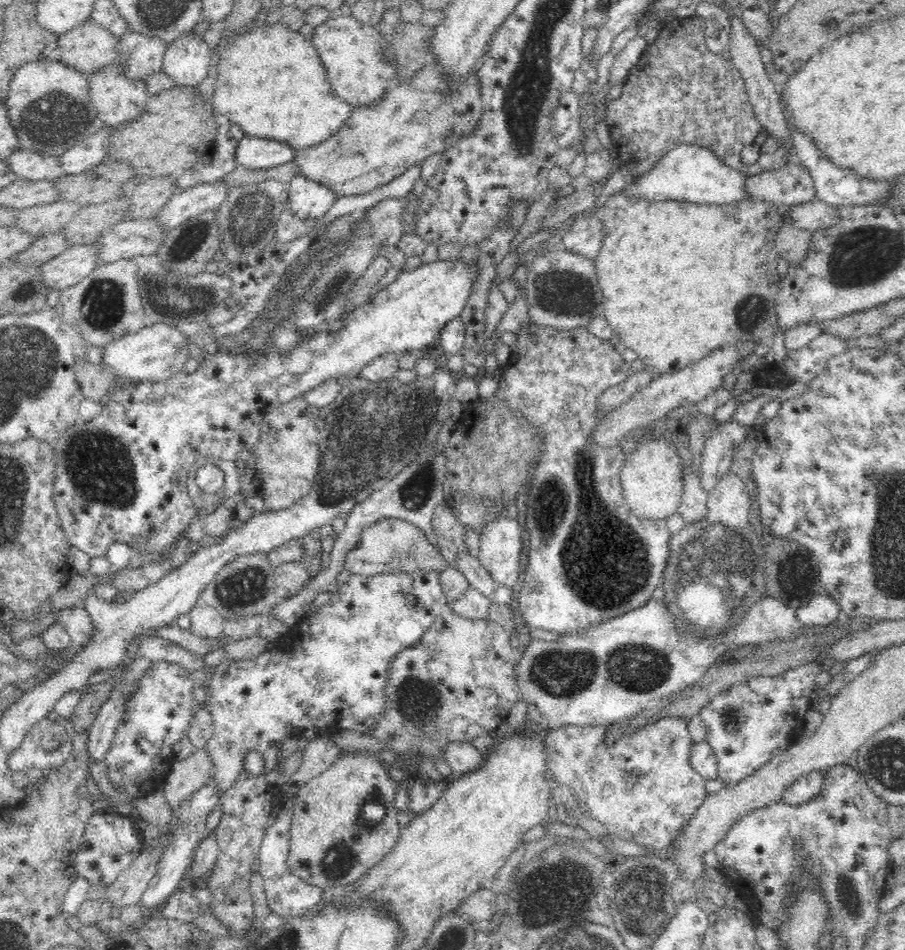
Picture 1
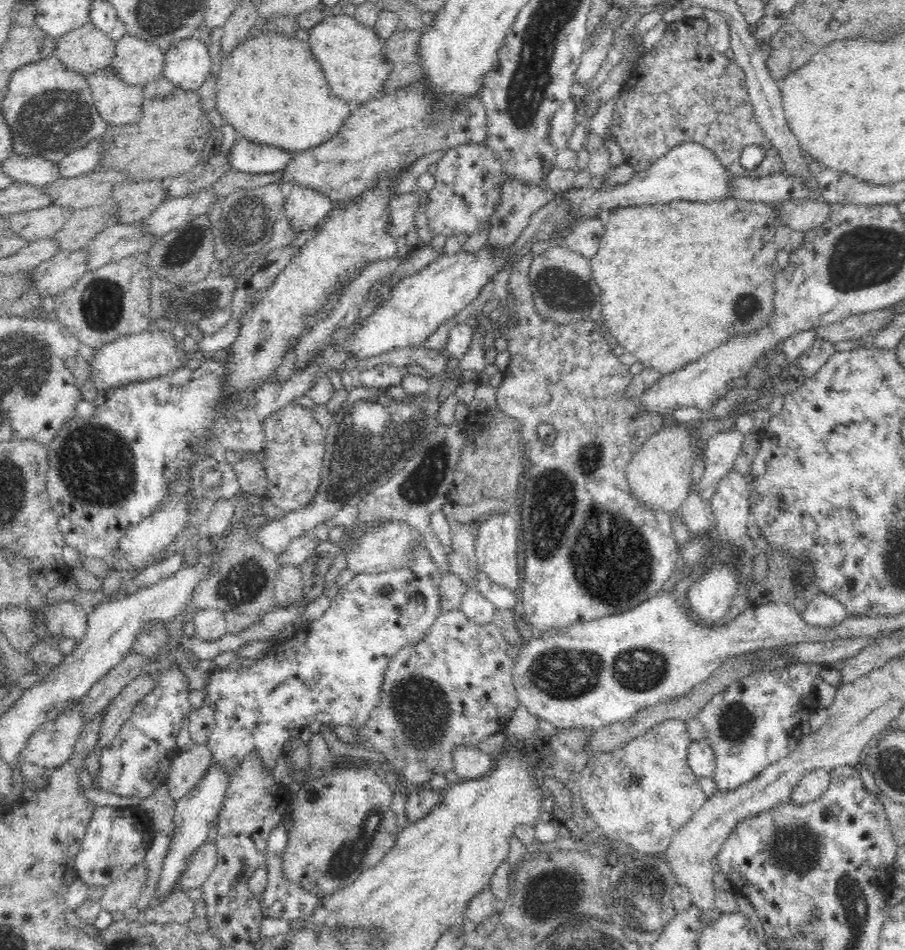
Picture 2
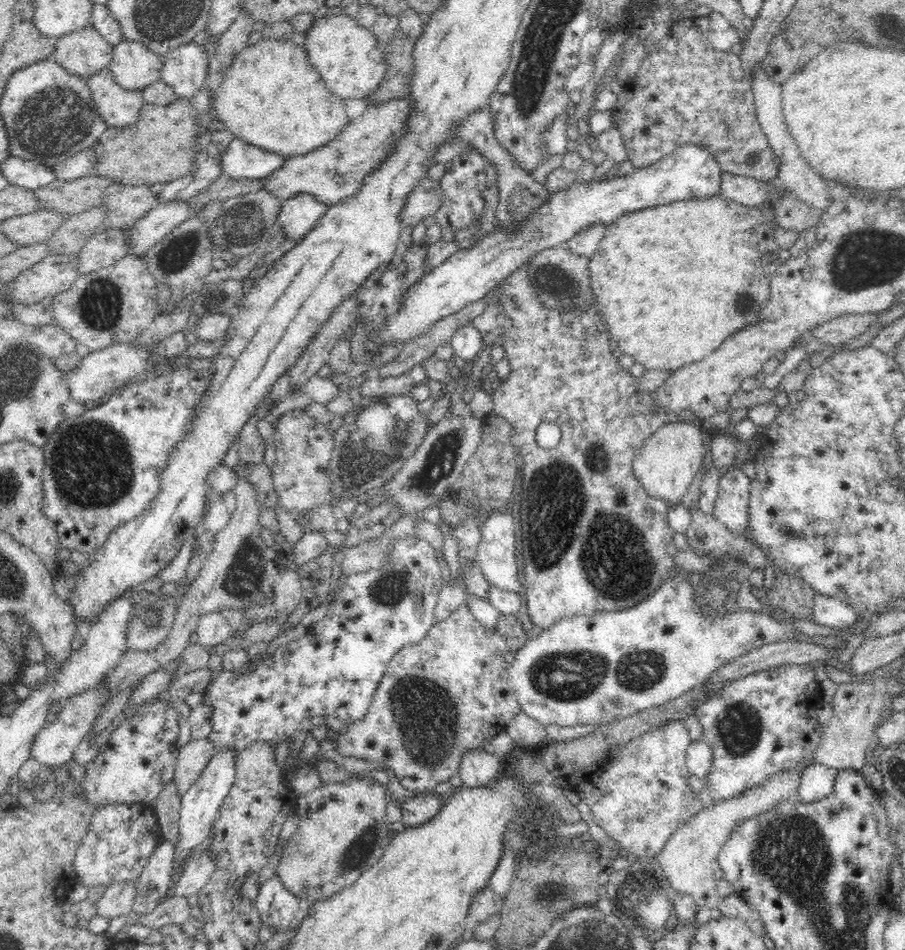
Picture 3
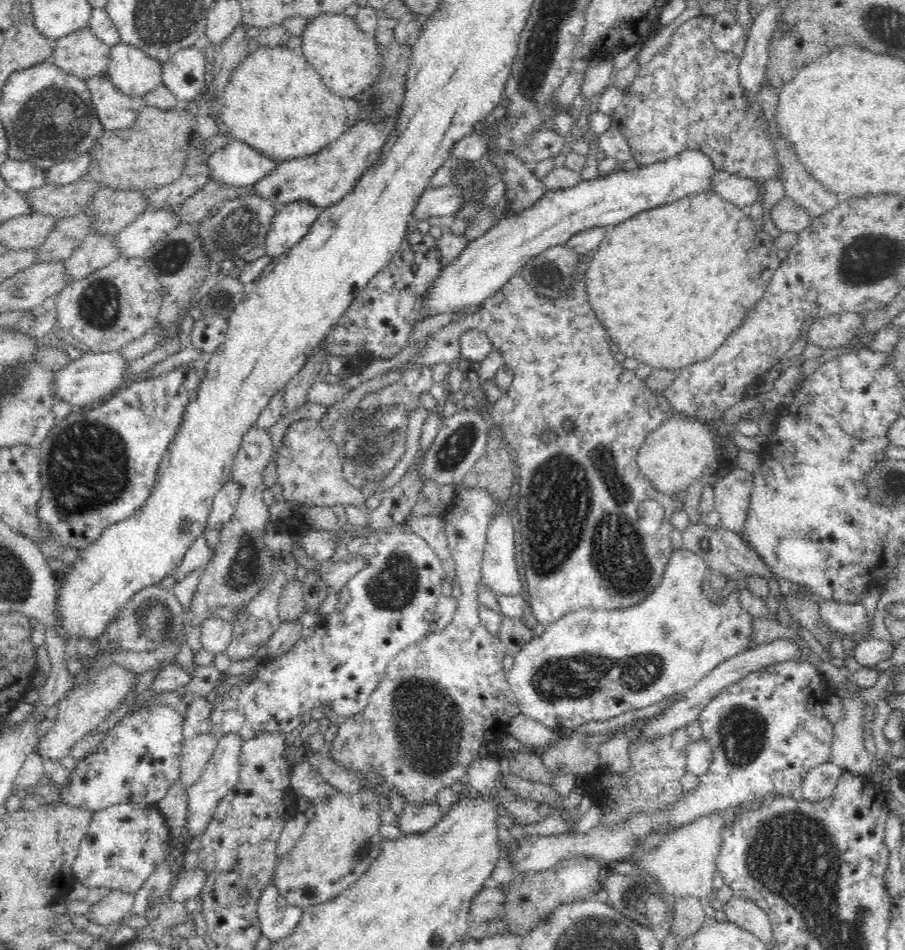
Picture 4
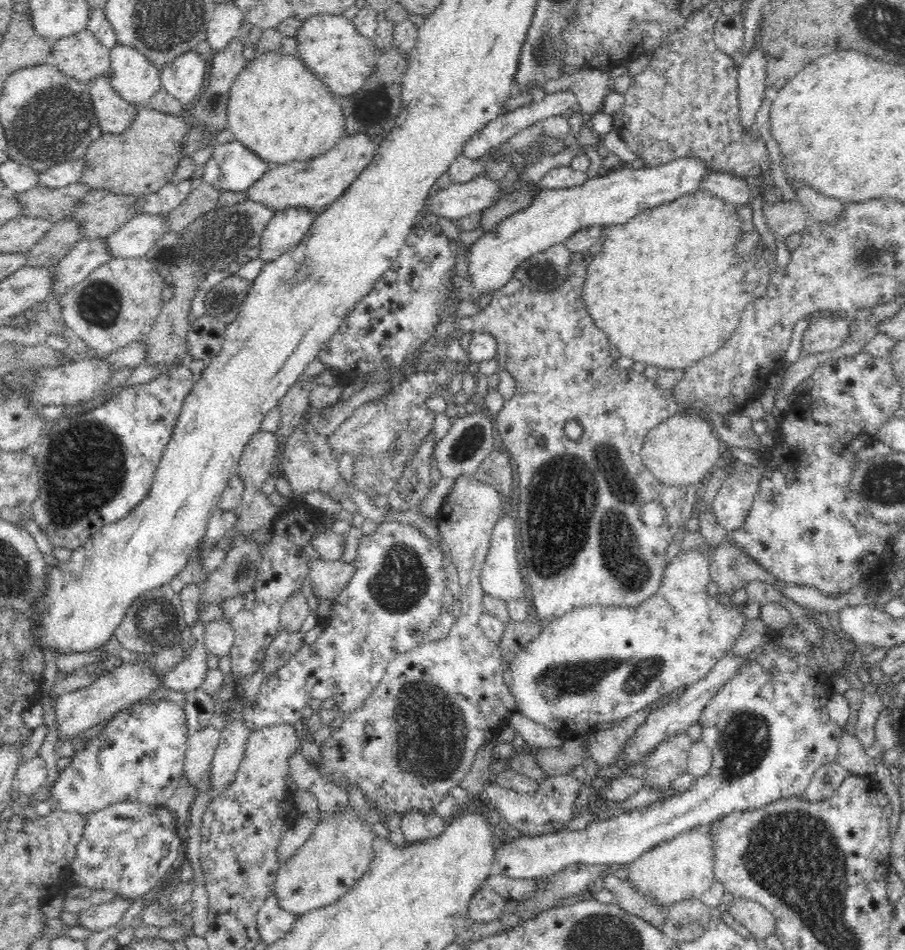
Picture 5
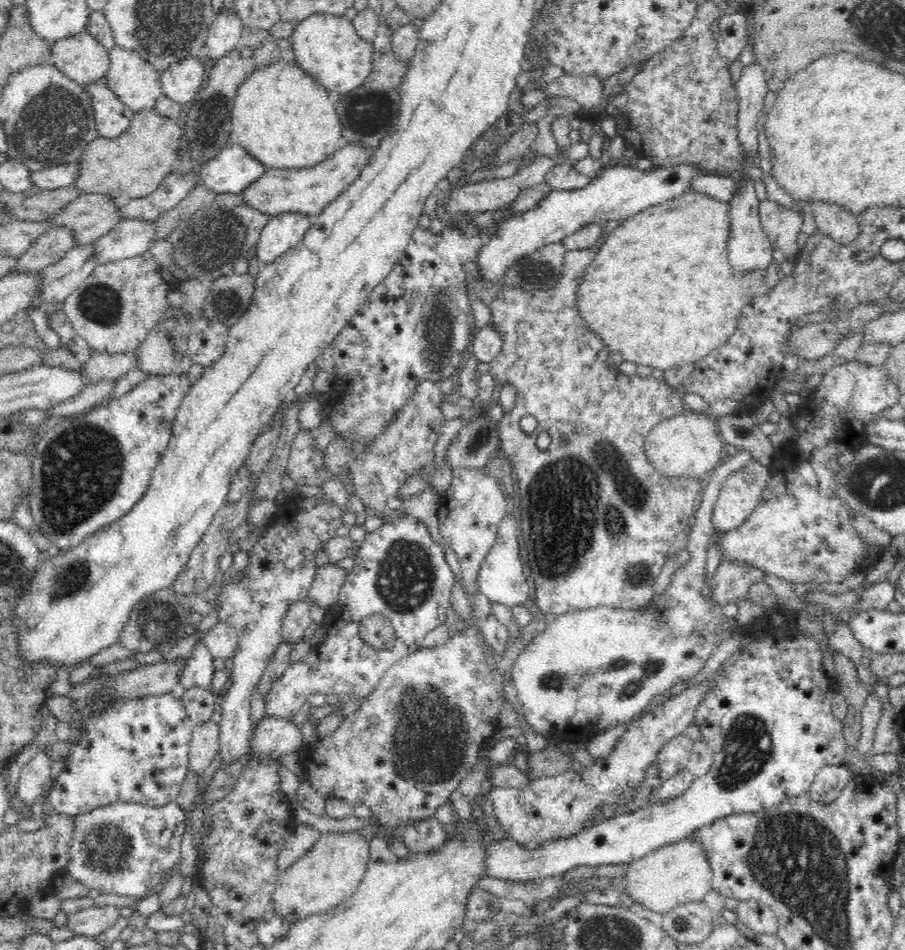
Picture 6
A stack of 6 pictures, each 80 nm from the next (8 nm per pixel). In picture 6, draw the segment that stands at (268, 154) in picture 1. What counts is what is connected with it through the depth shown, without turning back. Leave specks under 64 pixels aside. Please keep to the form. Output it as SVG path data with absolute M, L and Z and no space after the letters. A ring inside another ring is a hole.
M233 140L198 168L198 178L216 194L243 194L265 171L260 161Z

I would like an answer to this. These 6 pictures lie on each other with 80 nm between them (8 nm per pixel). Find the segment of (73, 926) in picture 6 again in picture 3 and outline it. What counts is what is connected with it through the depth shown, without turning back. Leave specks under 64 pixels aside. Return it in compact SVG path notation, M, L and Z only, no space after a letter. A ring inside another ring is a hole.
M136 881L112 883L95 904L97 908L96 914L104 916L104 918L109 920L114 918L114 916L129 916L133 914L136 886Z

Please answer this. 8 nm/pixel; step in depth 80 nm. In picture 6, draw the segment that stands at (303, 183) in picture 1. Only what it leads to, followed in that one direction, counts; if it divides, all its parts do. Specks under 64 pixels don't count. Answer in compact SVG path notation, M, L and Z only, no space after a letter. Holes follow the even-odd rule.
M294 212L270 216L268 219L256 246L256 257L262 265L274 262L294 248L304 238L313 221L308 215Z

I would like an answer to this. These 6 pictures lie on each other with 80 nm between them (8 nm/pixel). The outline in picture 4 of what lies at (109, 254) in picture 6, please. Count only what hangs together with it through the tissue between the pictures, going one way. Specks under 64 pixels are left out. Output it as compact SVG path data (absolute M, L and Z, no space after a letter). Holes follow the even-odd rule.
M148 208L116 235L120 256L143 257L159 240L178 228L173 208Z

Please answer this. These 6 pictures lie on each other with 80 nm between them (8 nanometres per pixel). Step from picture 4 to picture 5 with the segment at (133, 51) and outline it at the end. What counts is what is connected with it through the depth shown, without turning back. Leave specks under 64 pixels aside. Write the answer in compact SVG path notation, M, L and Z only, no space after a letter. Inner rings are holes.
M120 43L111 48L108 78L122 99L138 108L148 106L162 88L161 68L138 49Z

